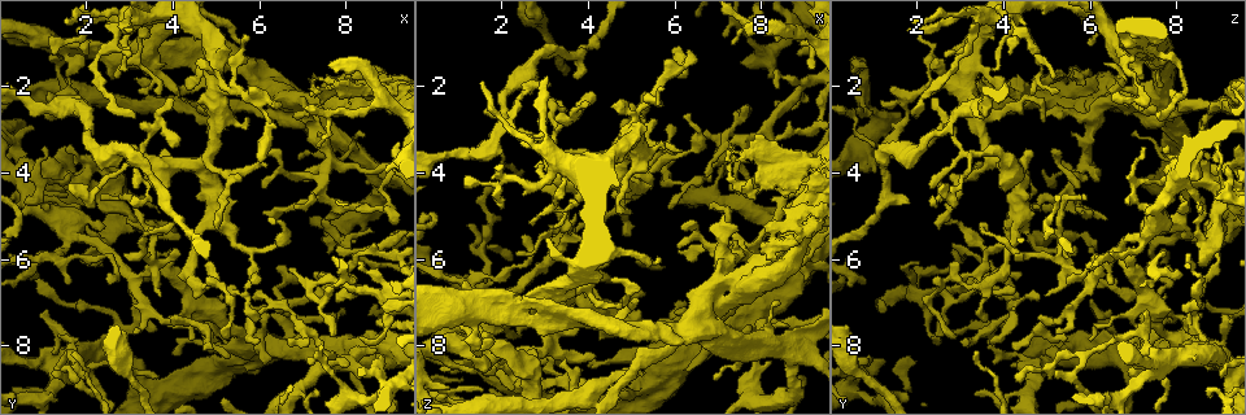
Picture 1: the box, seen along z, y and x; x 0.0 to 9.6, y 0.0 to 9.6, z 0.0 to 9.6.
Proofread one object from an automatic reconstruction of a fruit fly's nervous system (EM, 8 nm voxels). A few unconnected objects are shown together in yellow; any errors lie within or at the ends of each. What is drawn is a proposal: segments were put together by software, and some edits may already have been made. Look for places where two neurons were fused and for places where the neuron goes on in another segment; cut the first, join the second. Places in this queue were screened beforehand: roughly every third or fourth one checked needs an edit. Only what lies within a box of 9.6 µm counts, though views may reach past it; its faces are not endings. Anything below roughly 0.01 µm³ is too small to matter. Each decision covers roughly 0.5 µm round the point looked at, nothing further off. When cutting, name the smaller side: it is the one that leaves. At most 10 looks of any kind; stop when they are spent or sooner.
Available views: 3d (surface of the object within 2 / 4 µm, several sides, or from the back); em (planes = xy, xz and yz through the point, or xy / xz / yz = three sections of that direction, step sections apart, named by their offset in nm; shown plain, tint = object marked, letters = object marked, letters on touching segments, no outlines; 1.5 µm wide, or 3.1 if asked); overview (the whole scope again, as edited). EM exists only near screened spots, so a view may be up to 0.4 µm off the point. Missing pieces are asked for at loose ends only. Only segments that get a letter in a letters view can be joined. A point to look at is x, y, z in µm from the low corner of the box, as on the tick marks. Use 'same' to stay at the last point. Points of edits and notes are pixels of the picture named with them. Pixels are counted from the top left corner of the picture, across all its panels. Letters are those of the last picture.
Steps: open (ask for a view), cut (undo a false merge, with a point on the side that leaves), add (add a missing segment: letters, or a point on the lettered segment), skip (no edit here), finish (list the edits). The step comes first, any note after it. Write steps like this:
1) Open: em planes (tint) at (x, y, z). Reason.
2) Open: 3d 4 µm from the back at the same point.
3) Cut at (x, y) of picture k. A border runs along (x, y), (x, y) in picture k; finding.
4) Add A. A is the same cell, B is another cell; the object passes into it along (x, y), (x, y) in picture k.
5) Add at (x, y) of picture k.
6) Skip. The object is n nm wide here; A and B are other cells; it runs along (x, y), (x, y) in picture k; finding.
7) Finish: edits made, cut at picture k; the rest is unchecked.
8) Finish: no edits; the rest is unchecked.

Open: em planes (letters) at (3.70, 8.70, 7.10). Free end.

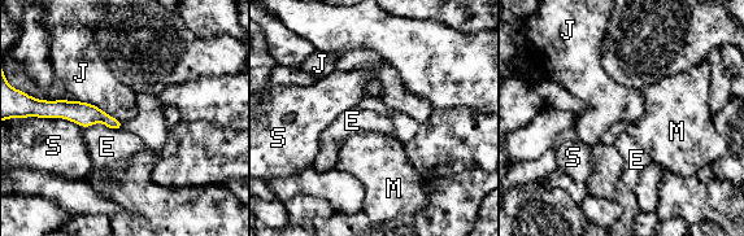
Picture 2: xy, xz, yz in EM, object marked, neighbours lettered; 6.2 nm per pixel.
Skip. E, J, M and S are other cells; no lettered segment goes on from it.

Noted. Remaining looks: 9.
Open: em planes (tint) at (6.80, 4.80, 4.80). Branch stops here.

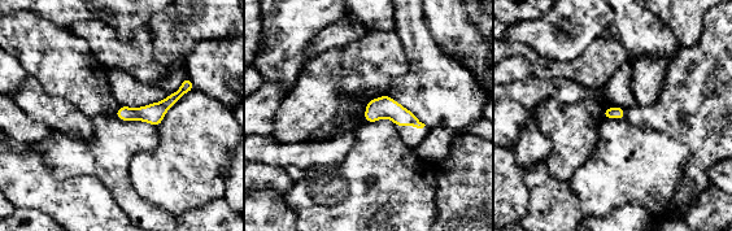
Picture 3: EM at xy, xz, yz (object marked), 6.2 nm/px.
Open: em planes (letters) at the same point.

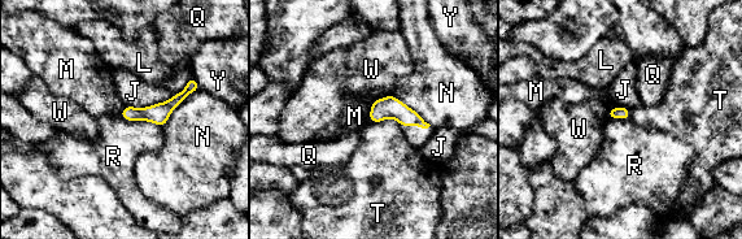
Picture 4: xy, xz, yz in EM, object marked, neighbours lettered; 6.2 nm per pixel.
Skip. The longest contact is with N, 340 nm; J, L, M, N, Q, R, T, W and Y are other cells; it runs along (193, 85), (160, 113), (125, 114) in picture 4; none of them fits.

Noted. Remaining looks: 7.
Open: 3d 2 µm at (8.15, 2.35, 6.05). Calibre changes.

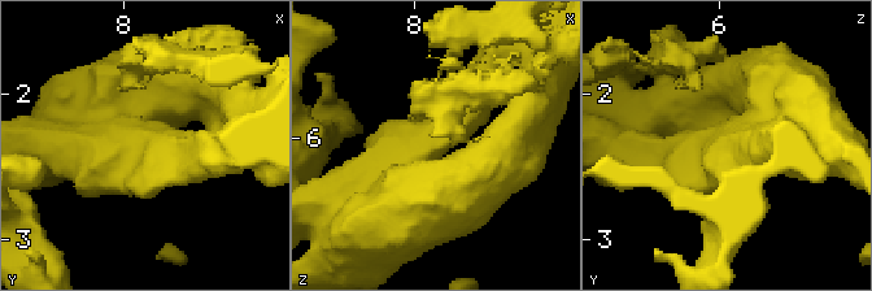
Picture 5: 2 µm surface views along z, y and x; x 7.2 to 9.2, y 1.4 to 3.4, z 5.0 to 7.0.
Open: em planes (letters) at (8.12, 2.38, 5.96). Need the tissue.

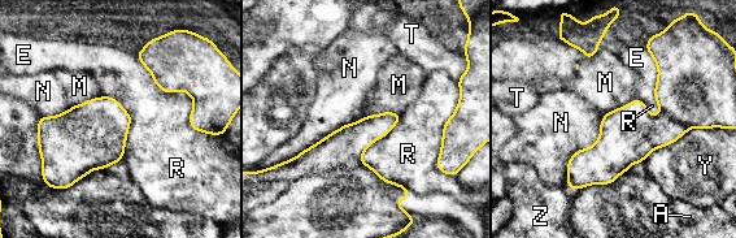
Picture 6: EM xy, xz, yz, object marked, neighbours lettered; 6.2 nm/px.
Skip. A, E, M, N, R, T, Y and Z are other cells; a border runs along (605, 113), (571, 190) in picture 6; one neuron here.

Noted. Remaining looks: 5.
Open: 3d 4 µm at (8.85, 8.20, 0.90). Free end.

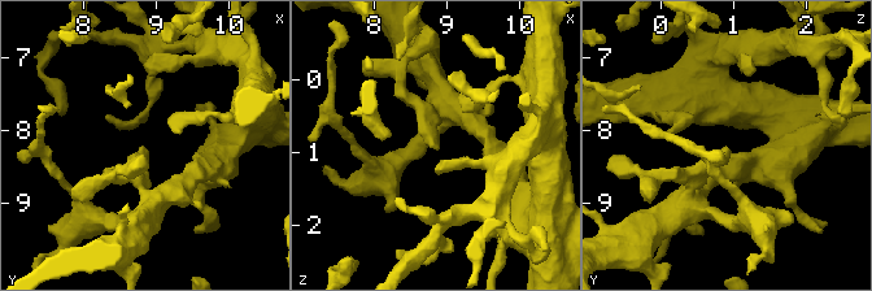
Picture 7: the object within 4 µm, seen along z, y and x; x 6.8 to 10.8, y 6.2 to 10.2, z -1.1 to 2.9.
Open: em xy step 4 (letters) at (8.80, 8.25, 0.90).

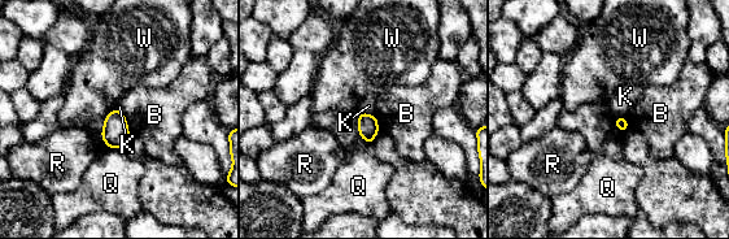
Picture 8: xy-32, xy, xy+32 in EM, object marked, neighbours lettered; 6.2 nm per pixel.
Open: em planes (letters) at the same point.

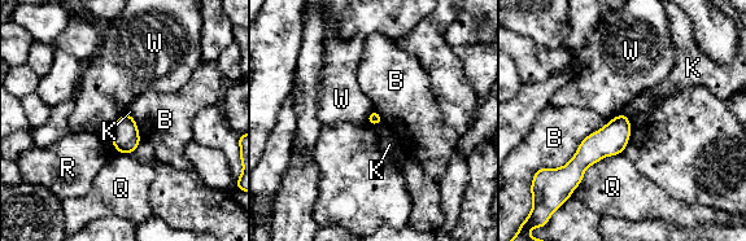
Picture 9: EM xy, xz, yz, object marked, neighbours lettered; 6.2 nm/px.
Skip. B, K, Q, R and W are other cells; a border runs along (383, 121), (372, 126) in picture 9; none of them fits.

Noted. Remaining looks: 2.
Finish: no edits; the rest is unchecked.

